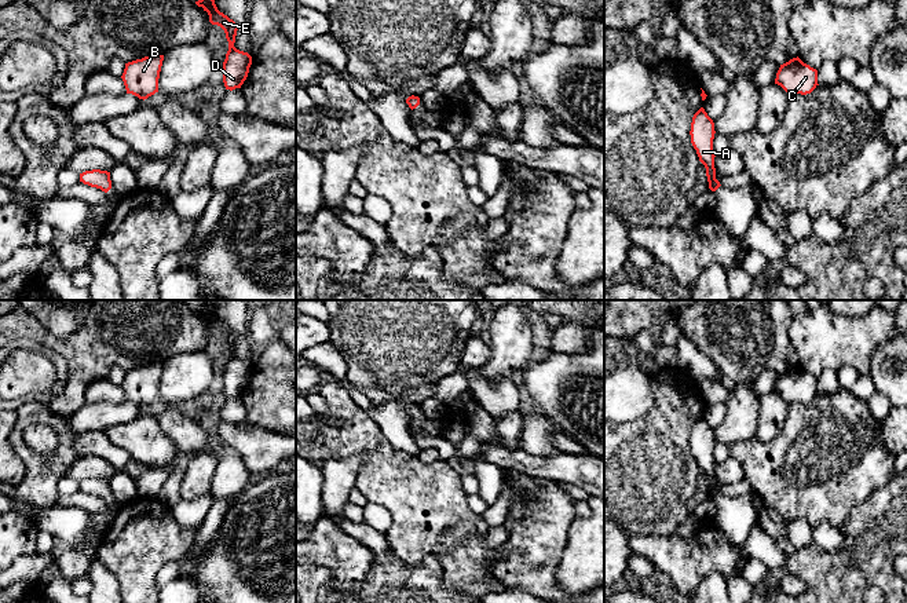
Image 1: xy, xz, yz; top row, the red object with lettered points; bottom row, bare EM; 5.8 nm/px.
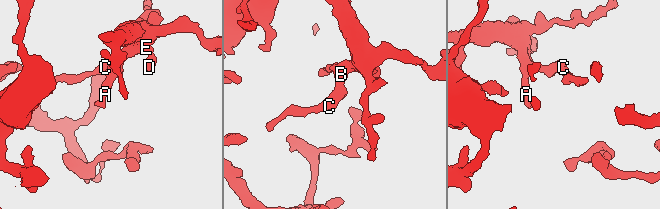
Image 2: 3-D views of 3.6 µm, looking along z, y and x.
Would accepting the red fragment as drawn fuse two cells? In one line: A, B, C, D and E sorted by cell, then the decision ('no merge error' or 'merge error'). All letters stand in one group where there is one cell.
groups A B C D E; no merge error

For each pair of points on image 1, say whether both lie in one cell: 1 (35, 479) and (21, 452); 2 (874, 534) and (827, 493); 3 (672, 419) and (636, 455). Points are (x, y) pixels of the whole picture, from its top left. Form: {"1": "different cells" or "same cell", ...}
{"1": "same cell", "2": "different cells", "3": "same cell"}

